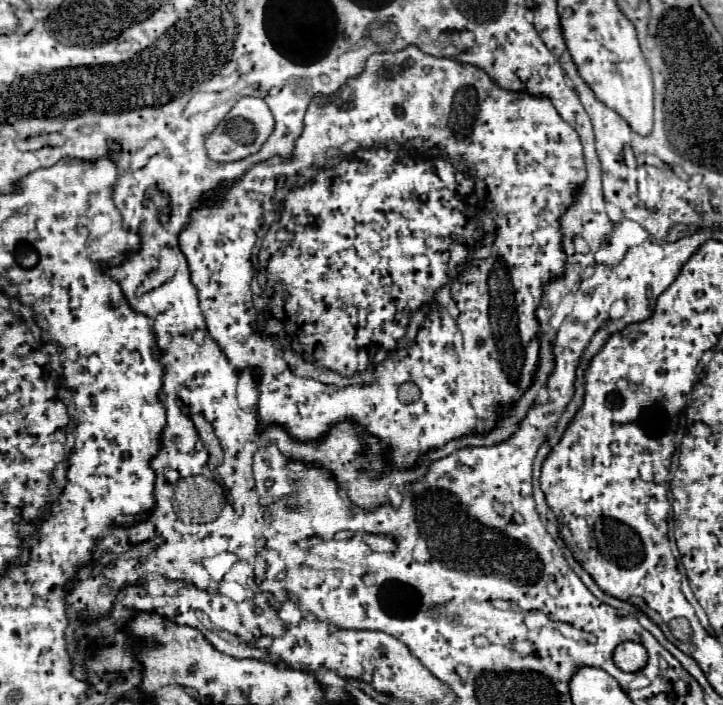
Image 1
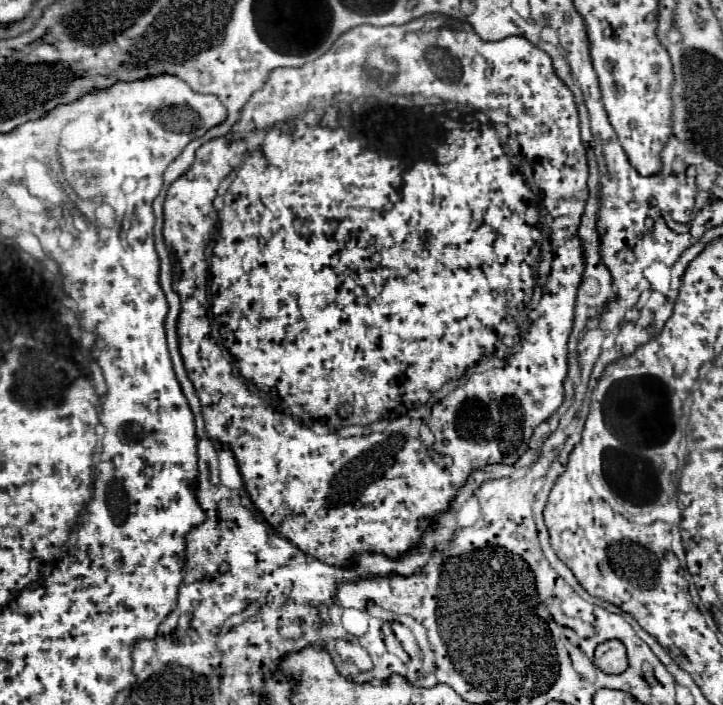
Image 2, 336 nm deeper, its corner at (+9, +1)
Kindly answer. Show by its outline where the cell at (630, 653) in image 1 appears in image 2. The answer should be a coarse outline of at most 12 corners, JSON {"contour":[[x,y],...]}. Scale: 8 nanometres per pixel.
{"contour":[[617,639],[595,649],[595,665],[609,675],[627,669],[625,645]]}

